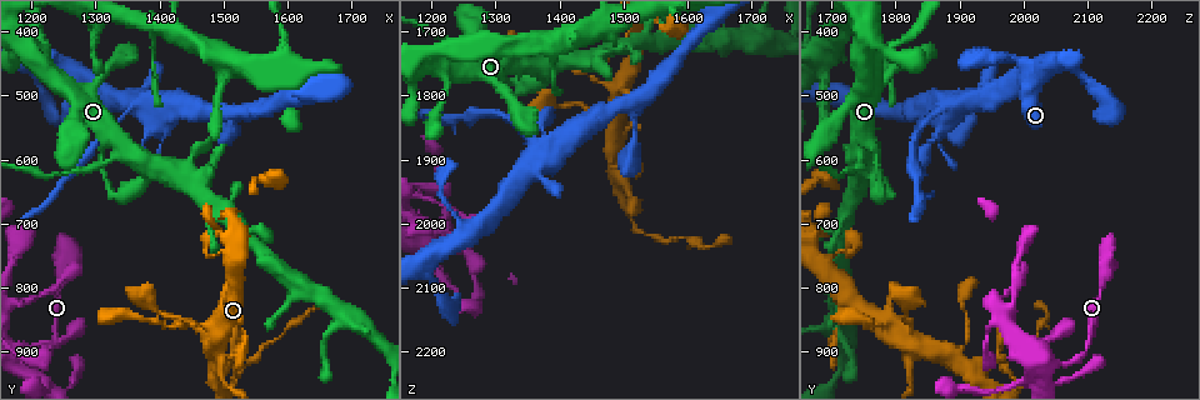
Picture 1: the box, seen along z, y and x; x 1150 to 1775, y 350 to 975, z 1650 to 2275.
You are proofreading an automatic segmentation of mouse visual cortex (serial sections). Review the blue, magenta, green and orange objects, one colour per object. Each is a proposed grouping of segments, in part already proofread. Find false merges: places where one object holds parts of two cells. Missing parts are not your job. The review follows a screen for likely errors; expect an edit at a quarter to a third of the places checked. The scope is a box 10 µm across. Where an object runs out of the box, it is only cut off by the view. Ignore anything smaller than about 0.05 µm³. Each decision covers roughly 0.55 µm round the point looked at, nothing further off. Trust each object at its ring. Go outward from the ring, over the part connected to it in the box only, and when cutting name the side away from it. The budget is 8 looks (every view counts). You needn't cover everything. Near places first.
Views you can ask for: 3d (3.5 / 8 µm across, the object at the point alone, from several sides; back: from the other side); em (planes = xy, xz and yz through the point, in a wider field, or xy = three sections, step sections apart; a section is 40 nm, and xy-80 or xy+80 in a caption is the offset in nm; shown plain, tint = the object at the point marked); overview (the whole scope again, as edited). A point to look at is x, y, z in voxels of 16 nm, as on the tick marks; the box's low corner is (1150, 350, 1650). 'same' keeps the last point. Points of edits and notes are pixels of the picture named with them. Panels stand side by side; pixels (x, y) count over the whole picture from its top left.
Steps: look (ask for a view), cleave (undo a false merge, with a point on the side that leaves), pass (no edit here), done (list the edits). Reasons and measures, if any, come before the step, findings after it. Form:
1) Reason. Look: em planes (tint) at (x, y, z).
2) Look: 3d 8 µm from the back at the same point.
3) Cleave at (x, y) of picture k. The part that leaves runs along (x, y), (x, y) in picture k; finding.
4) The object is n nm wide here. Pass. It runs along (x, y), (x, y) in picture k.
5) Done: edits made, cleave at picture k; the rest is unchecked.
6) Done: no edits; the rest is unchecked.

Abrupt turn. Look: 3d 3.5 µm at (1485, 745, 1725).

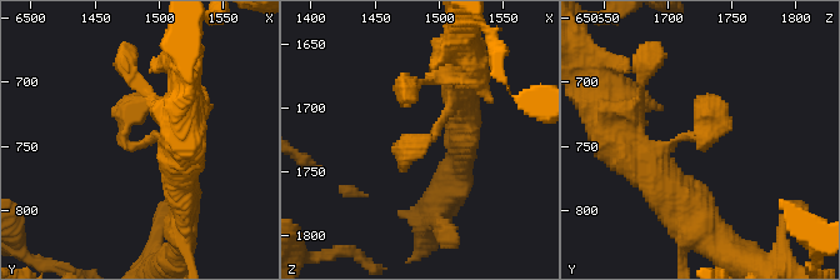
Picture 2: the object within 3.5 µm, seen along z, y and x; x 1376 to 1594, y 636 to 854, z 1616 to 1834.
Need the tissue. Look: em planes (tint) at (1482, 748, 1730).

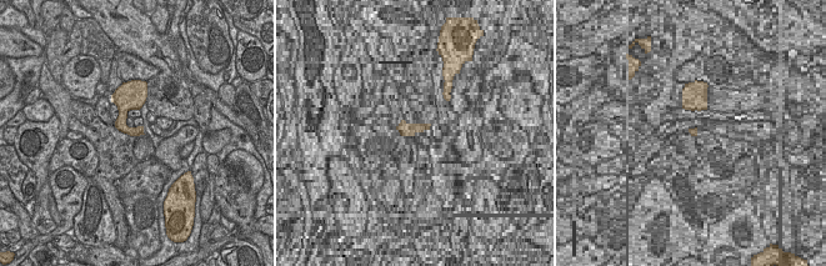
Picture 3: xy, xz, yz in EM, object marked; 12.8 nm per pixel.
Look: em xy step 2 (tint) at the same point.

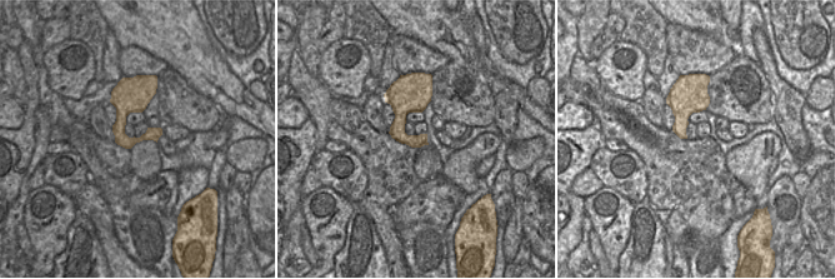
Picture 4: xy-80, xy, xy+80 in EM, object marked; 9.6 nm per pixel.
Pass. It runs along (646, 174), (675, 139), (704, 146), (695, 100) in picture 2; all the same cell.

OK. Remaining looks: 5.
Four arms meet. Look: 3d 3.5 µm at (1335, 595, 1745).

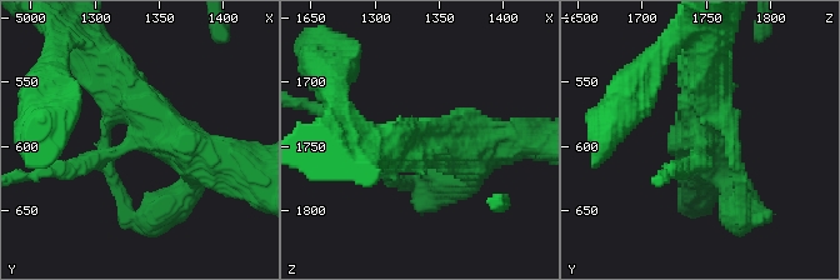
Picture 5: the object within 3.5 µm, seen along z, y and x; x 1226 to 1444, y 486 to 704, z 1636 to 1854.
Shape alone is not enough. Look: em xy step 2 (tint) at (1336, 592, 1748).

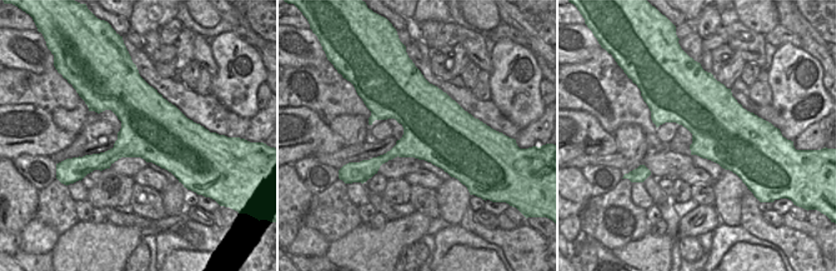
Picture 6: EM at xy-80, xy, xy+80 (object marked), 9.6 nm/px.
The arms are 250, 450, 500, 500 nm wide. Cleave at (83, 159) of picture 5. The part that leaves runs along (124, 146), (70, 170), (35, 174) in picture 5; a second cell is stuck on.

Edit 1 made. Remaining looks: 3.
See it whole again. Look: overview.

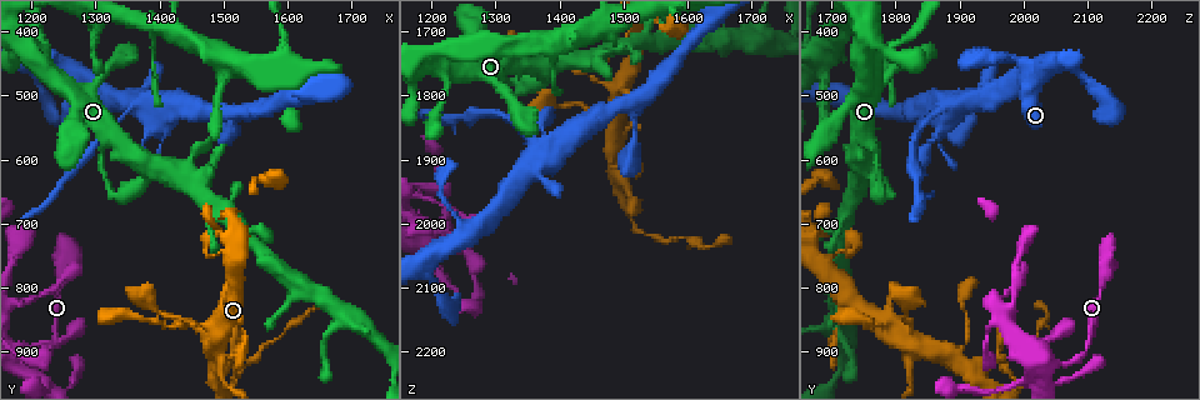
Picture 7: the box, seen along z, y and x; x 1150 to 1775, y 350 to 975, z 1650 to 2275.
Small branch off a trunk. Look: 3d 3.5 µm at (1495, 885, 1815).

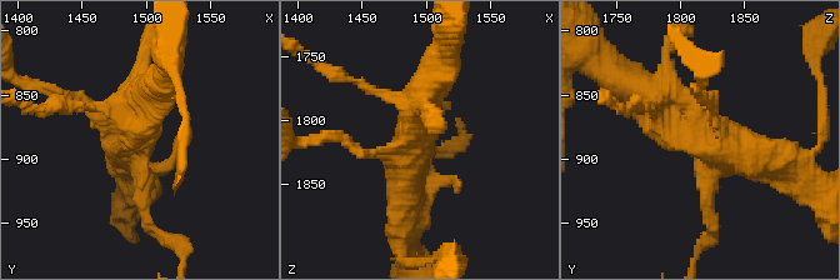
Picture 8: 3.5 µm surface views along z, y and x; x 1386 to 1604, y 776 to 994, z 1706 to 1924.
4 arms meet here; the arms are 150, 200, 400, 450 nm wide; shape alone is not enough. Look: em xy step 5 (tint) at (1492, 882, 1822).

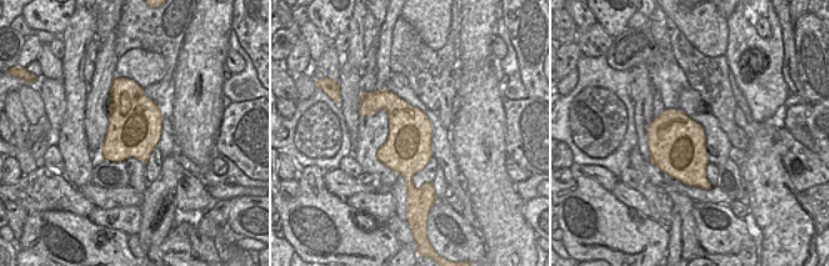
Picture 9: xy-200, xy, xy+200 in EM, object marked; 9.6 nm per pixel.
Pass. It runs along (644, 90), (718, 148), (784, 159) in picture 8; one cell here.

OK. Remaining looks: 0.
Done: edits made, cleave at picture 5; the rest is unchecked.

